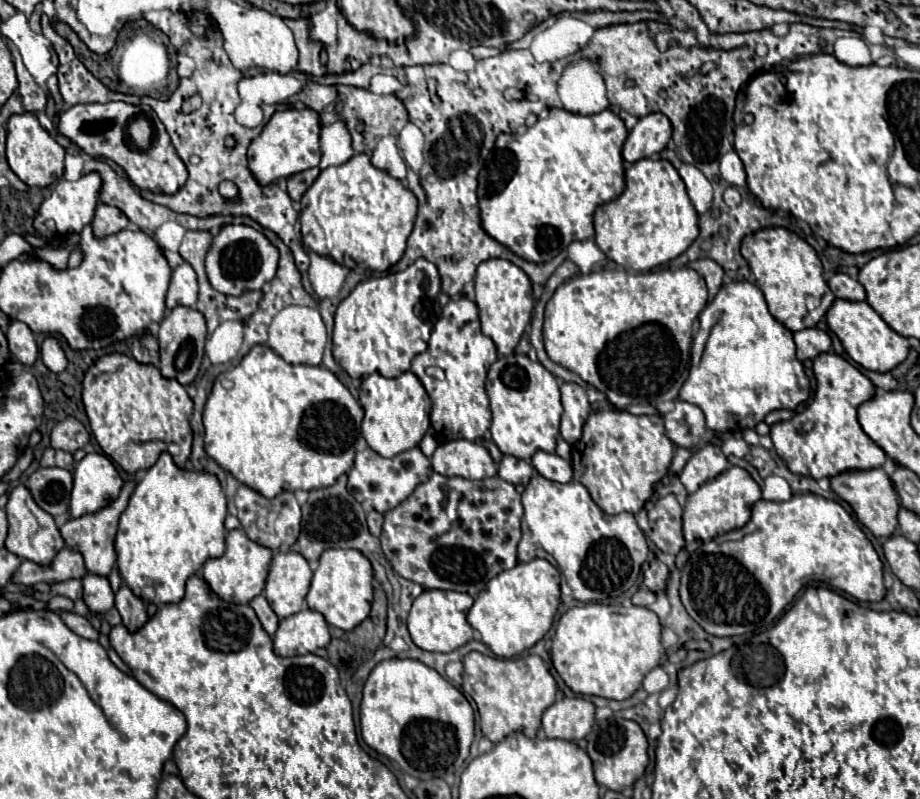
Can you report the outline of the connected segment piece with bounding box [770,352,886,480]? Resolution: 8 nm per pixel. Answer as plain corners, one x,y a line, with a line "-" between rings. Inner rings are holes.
832,352
816,356
812,370
816,376
814,402
790,420
770,426
776,454
784,458
794,474
812,476
814,480
822,476
830,478
844,470
870,470
882,466
886,462
886,452
864,434
856,418
858,406
876,394
874,384
856,366

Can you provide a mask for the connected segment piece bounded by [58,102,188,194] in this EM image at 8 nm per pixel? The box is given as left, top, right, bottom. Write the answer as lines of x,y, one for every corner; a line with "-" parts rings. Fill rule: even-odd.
128,102
76,104
76,106
72,106
60,114
58,130
66,138
70,138
84,154
94,156
94,158
104,156
104,158
112,158
114,162
118,162
128,172
132,184
136,184
138,188
174,194
184,186
184,182
188,178
188,170
186,170
184,162
180,160
180,156
176,154
164,124
158,120
158,116
154,114
154,110
150,106
144,106
144,104
134,106
-
138,114
146,114
150,118
150,124
152,124
152,138
150,138
148,150
136,148
134,140
128,134
128,126

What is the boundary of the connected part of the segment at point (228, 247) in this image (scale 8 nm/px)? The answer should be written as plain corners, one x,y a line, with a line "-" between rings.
224,224
212,238
212,246
206,254
206,274
214,290
222,294
240,296
248,290
260,290
266,282
276,276
278,250
272,242
258,230
246,224

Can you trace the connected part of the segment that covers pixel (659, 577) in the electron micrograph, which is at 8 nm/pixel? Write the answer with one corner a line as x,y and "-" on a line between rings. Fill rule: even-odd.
652,560
648,564
648,568
644,570
644,586
648,586
654,592
662,592
666,586
666,578
668,578
668,566
662,560

